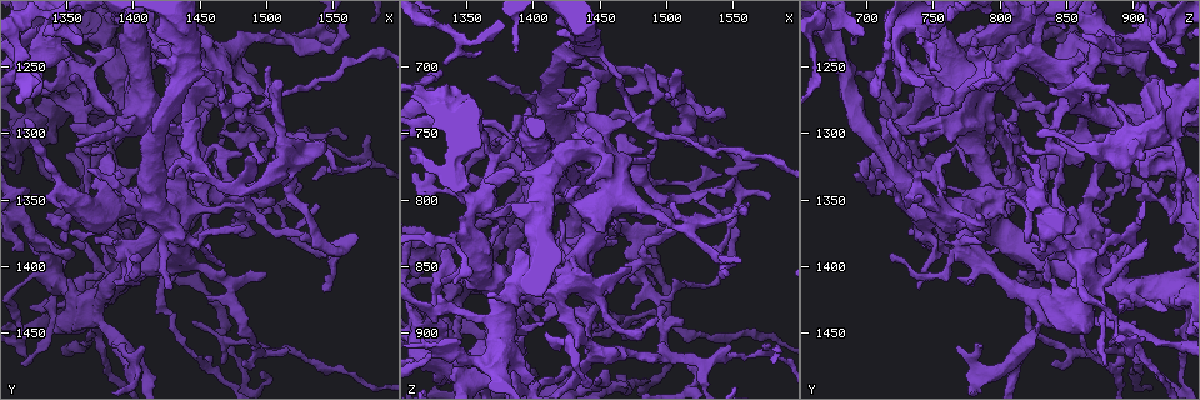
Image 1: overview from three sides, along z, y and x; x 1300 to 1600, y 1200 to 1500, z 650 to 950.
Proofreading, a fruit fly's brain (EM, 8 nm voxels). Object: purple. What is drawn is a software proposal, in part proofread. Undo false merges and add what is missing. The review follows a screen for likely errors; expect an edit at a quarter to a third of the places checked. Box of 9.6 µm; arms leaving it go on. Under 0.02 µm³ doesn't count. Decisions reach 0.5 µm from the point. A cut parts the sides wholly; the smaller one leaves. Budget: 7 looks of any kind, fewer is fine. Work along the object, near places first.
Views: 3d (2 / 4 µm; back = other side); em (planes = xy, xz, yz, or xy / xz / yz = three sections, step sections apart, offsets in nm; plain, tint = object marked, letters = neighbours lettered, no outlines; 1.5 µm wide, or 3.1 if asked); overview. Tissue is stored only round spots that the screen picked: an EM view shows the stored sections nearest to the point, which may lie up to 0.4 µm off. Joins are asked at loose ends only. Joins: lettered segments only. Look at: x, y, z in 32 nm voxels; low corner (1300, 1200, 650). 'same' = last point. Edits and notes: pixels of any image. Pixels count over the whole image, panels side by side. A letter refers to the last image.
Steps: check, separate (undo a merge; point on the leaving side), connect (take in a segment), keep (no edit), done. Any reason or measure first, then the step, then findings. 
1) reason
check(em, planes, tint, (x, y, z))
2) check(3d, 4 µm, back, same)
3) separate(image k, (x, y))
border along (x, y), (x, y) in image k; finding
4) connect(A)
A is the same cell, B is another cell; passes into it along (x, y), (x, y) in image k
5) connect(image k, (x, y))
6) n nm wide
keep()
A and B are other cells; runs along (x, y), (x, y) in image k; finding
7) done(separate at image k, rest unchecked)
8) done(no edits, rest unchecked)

an open end
check(3d, 2 µm, (1498, 1334, 920))

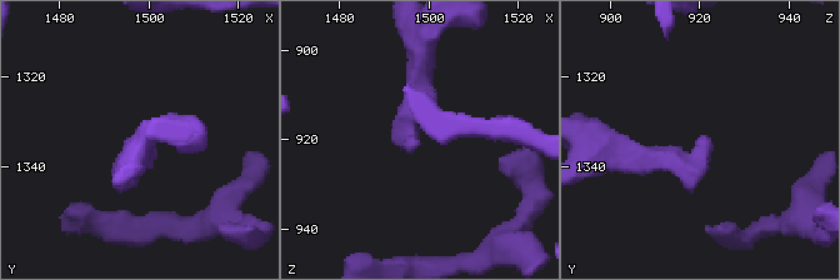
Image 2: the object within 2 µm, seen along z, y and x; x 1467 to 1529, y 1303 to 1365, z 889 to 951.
shape alone is not enough
check(em, planes, tint, (1497, 1333, 921))

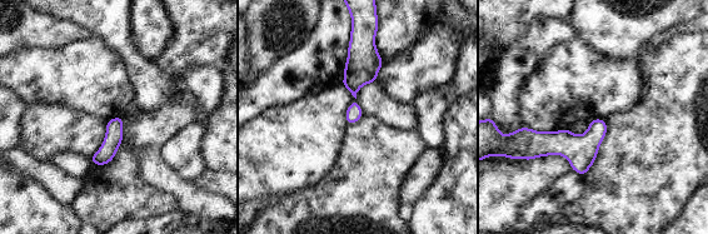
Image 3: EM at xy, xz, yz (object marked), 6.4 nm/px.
check(em, planes, letters, same)

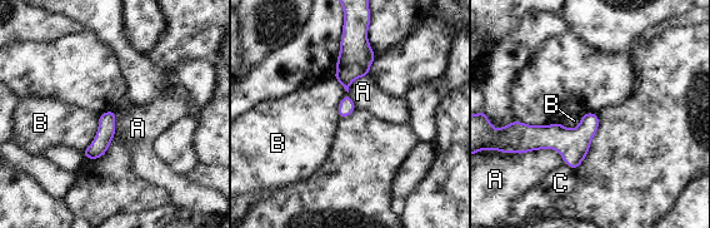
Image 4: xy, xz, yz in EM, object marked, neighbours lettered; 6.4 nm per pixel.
keep()
A, B and C are other cells; border along (514, 153), (553, 148), (565, 164) in image 4; none of them fits

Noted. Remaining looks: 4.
tapers out
check(em, planes, letters, (1540, 1354, 810))

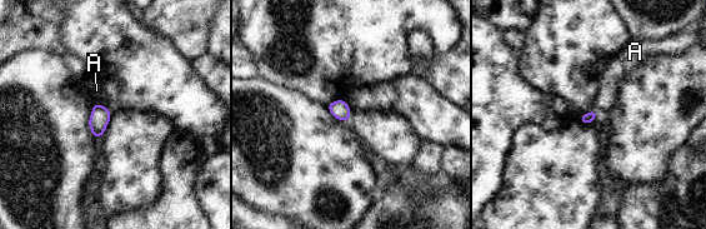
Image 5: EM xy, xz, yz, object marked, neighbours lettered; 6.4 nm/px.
keep()
A is another cell; no lettered segment goes on from it

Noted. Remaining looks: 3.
branch stops here
check(em, planes, letters, (1362, 1234, 688))

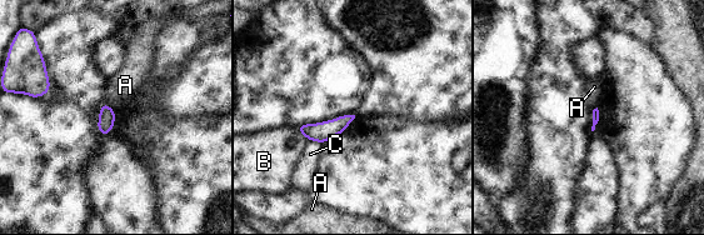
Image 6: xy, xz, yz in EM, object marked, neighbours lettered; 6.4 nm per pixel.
keep()
A, B and C are other cells; border along (105, 101), (114, 111) in image 6; none of them fits

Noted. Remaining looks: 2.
done(no edits, rest unchecked)

